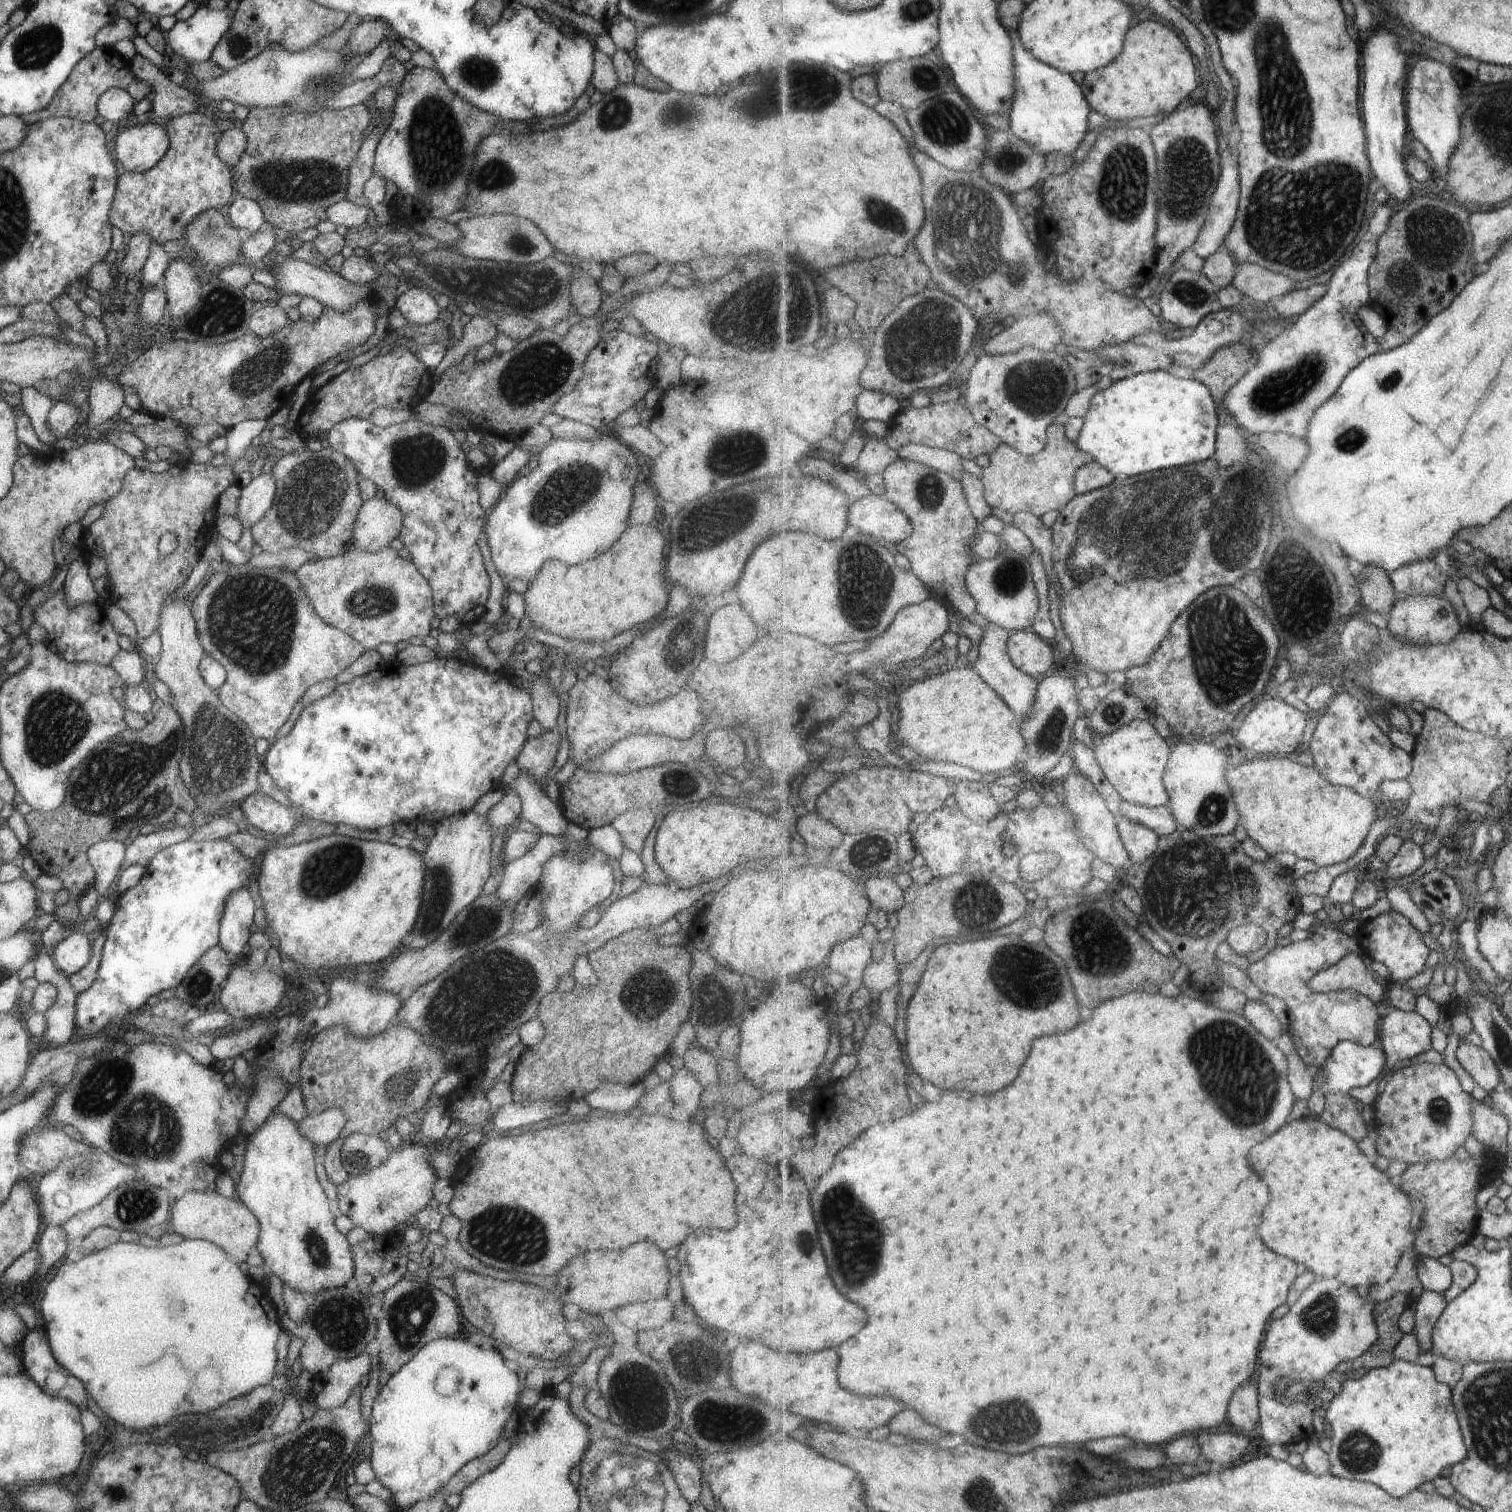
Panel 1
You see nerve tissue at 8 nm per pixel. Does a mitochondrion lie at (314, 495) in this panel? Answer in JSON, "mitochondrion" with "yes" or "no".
{"mitochondrion":"yes"}

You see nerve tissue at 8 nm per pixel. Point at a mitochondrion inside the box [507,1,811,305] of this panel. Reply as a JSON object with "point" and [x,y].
{"point":[615,114]}

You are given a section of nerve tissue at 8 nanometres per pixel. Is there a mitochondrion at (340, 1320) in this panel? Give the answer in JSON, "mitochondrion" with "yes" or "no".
{"mitochondrion":"yes"}

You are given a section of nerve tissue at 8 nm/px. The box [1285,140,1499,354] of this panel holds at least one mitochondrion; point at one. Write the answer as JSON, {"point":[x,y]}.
{"point":[1426,220]}

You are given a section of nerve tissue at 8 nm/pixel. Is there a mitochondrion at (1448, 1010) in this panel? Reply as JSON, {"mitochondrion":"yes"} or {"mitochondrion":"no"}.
{"mitochondrion":"no"}

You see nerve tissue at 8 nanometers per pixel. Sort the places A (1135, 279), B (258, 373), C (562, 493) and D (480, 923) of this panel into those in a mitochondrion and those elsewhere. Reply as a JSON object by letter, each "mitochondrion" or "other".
{"A":"other","B":"mitochondrion","C":"mitochondrion","D":"mitochondrion"}

